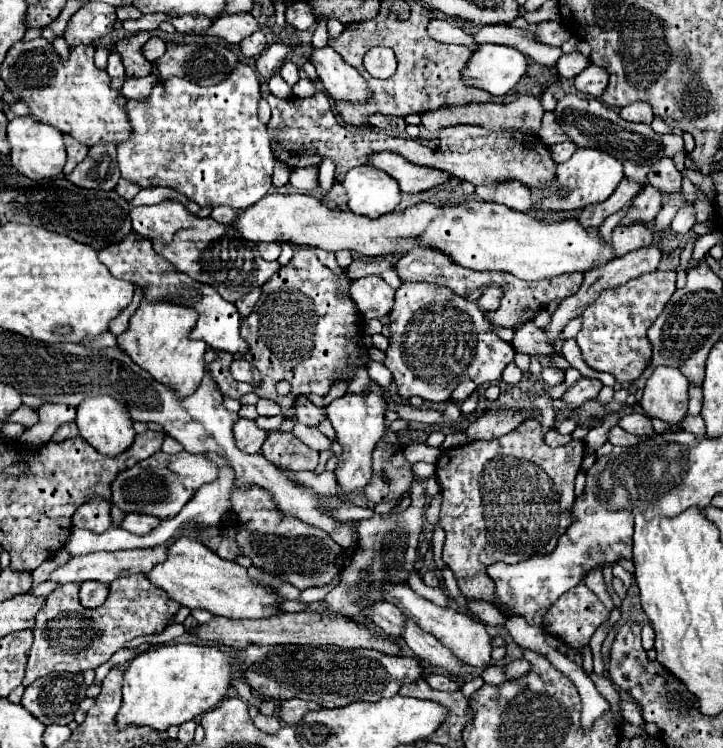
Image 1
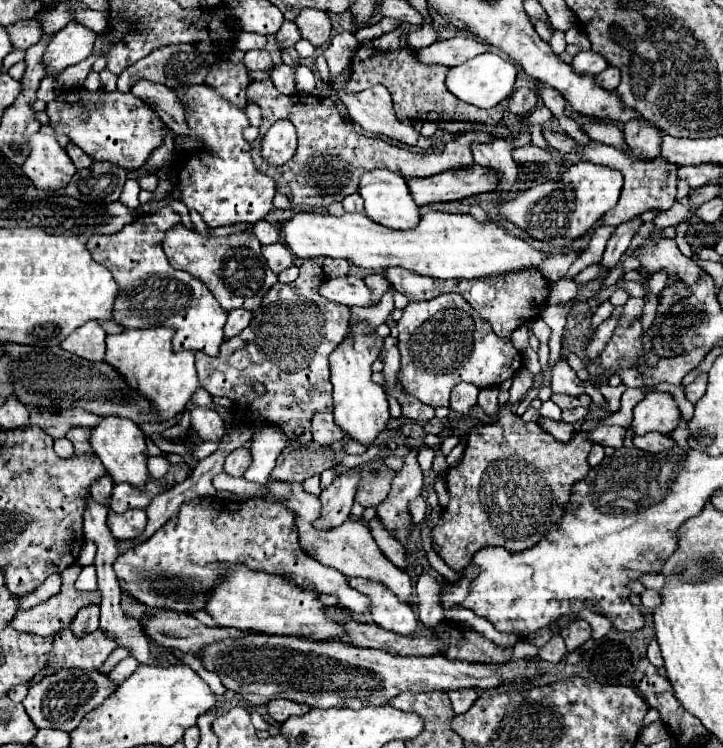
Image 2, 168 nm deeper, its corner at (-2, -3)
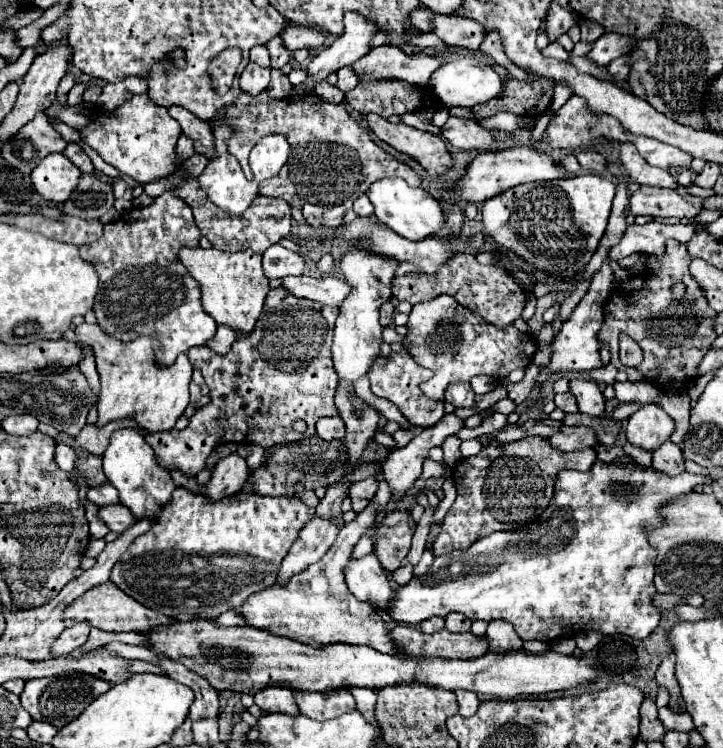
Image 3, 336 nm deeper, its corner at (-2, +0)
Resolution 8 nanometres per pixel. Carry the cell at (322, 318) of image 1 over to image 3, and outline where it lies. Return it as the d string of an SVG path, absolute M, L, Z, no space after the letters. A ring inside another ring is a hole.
M278 287L278 289L270 289L264 301L260 319L256 321L252 333L248 333L246 337L238 337L226 355L218 355L210 347L192 347L188 351L188 359L192 367L204 375L204 381L210 387L212 401L206 407L200 407L190 417L190 423L186 429L182 431L170 429L166 433L144 435L148 445L156 453L156 461L164 469L176 467L188 475L198 475L208 455L220 443L236 441L236 443L258 443L264 447L272 447L278 443L292 443L292 441L312 437L316 433L314 425L320 417L338 415L338 409L334 405L338 379L336 379L336 373L332 367L332 355L330 355L336 317L338 317L338 307L318 305L318 301L306 301L302 297L294 297L292 293L286 293L286 289ZM296 419L306 421L308 425L306 433L298 435L292 431L292 423Z

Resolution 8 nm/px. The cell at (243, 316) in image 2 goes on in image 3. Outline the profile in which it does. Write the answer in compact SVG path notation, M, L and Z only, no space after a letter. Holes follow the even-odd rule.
M220 325L216 335L212 337L212 341L208 341L206 345L216 351L216 353L228 353L230 345L238 339L238 333L234 333L234 329L230 329L228 325Z

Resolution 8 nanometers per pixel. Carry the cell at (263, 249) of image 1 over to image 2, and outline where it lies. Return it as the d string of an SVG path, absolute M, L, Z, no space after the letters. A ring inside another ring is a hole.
M270 244L270 246L262 246L262 256L266 258L270 270L274 274L280 274L282 270L290 268L294 262L294 256L290 252L288 246L284 244Z

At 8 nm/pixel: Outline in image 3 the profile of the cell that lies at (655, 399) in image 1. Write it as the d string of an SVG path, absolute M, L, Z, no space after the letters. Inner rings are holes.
M658 403L642 405L630 415L626 425L628 441L648 451L660 447L672 435L672 431L674 419Z

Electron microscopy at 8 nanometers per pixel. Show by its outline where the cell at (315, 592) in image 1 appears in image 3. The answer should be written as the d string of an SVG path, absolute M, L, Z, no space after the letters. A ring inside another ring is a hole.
M374 553L358 561L350 561L344 569L344 575L350 593L358 601L378 609L388 609L388 605L394 601L392 583Z

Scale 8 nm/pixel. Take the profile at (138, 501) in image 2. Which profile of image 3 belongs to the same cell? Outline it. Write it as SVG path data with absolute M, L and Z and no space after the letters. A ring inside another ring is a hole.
M110 483L100 485L100 487L92 487L92 489L88 491L88 501L96 503L98 507L120 503L120 499L118 499L118 491L116 491Z

